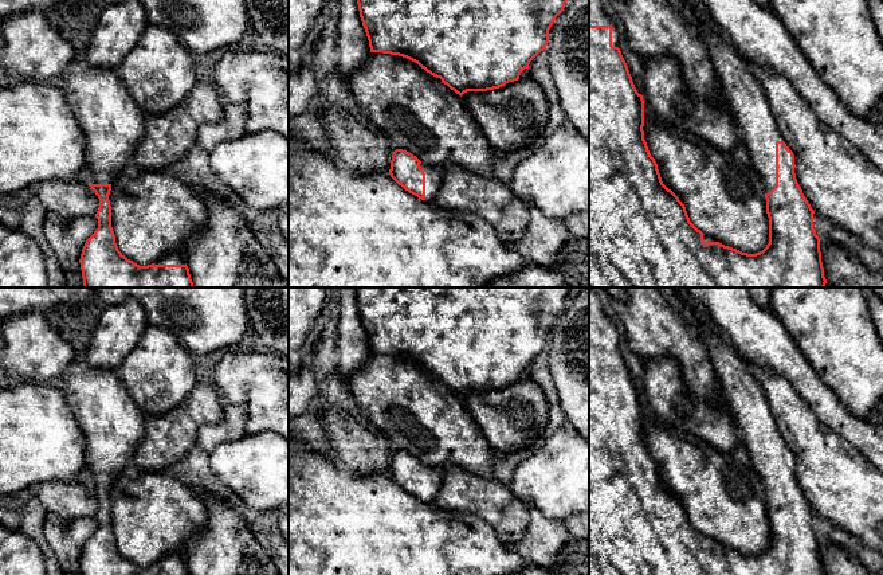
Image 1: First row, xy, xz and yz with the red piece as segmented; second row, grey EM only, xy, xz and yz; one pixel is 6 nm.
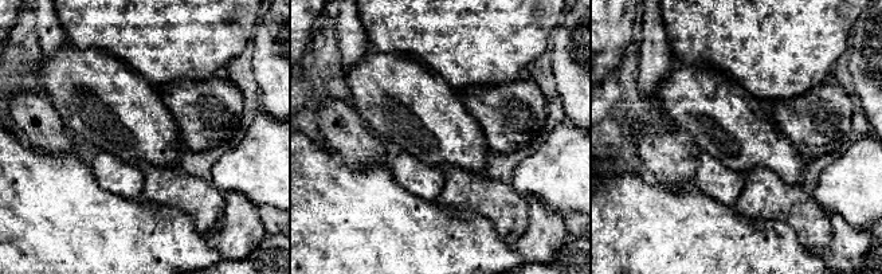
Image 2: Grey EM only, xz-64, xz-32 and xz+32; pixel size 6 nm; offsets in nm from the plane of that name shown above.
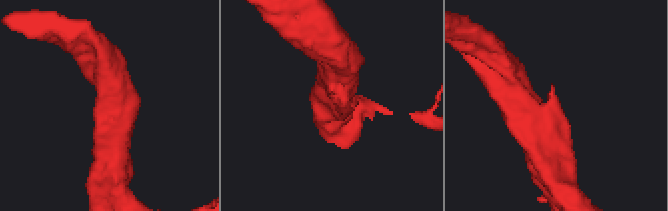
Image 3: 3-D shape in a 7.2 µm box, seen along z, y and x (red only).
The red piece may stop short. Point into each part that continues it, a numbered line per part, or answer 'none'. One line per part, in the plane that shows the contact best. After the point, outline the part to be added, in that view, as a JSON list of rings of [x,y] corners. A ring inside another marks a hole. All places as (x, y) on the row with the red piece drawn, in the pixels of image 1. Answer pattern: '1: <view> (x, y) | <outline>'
1: yz (597, 16) | [[[589,0],[590,7],[590,24],[592,26],[611,26],[612,27],[612,46],[619,46],[619,32],[615,27],[615,23],[604,12],[600,0]]]
2: yz (756, 124) | [[[676,0],[676,7],[707,48],[739,140],[749,152],[765,193],[769,193],[776,187],[776,142],[784,140],[765,93],[747,60],[739,55],[700,1]]]

